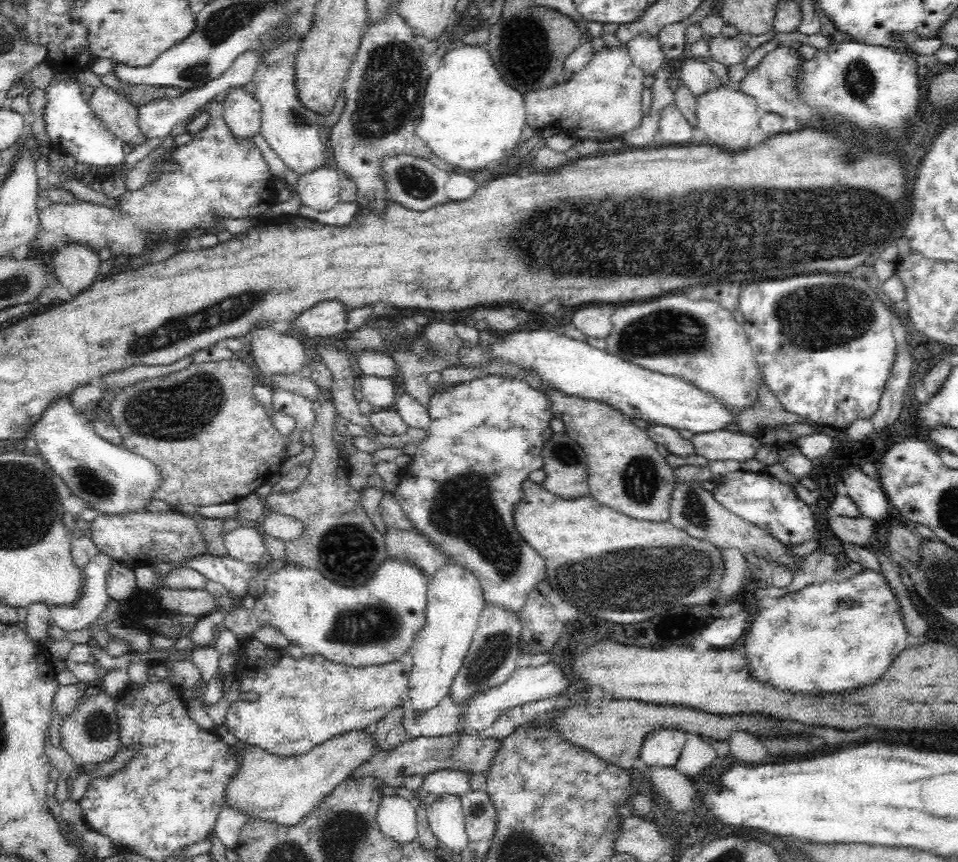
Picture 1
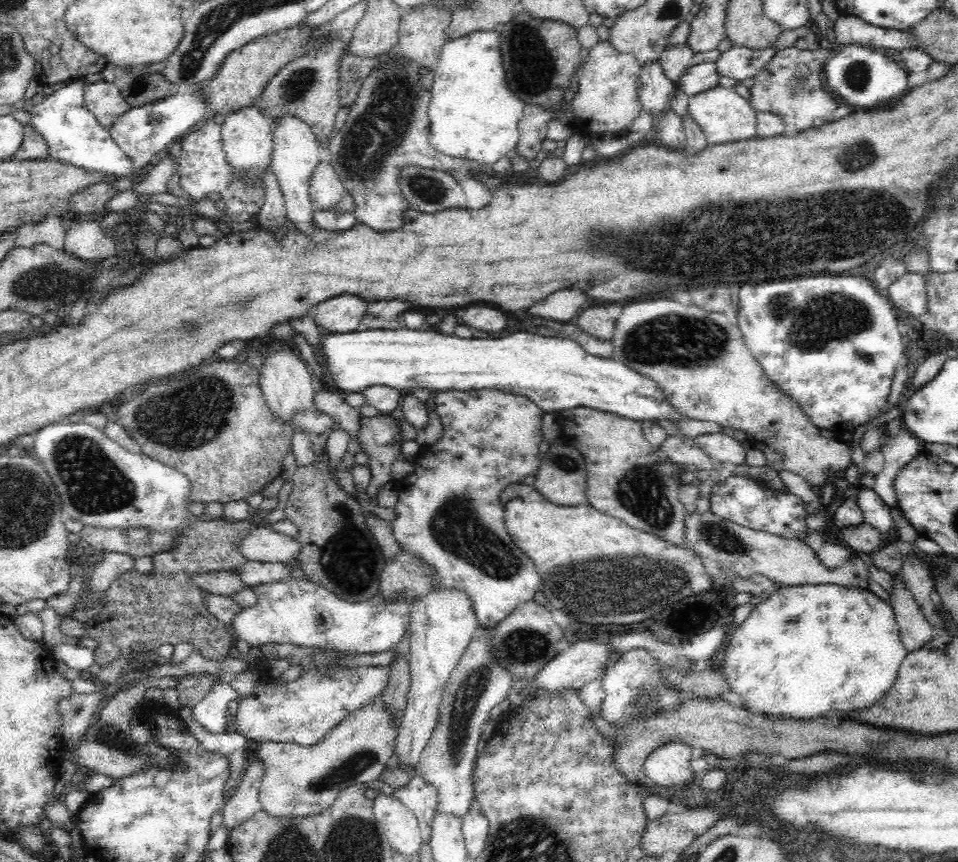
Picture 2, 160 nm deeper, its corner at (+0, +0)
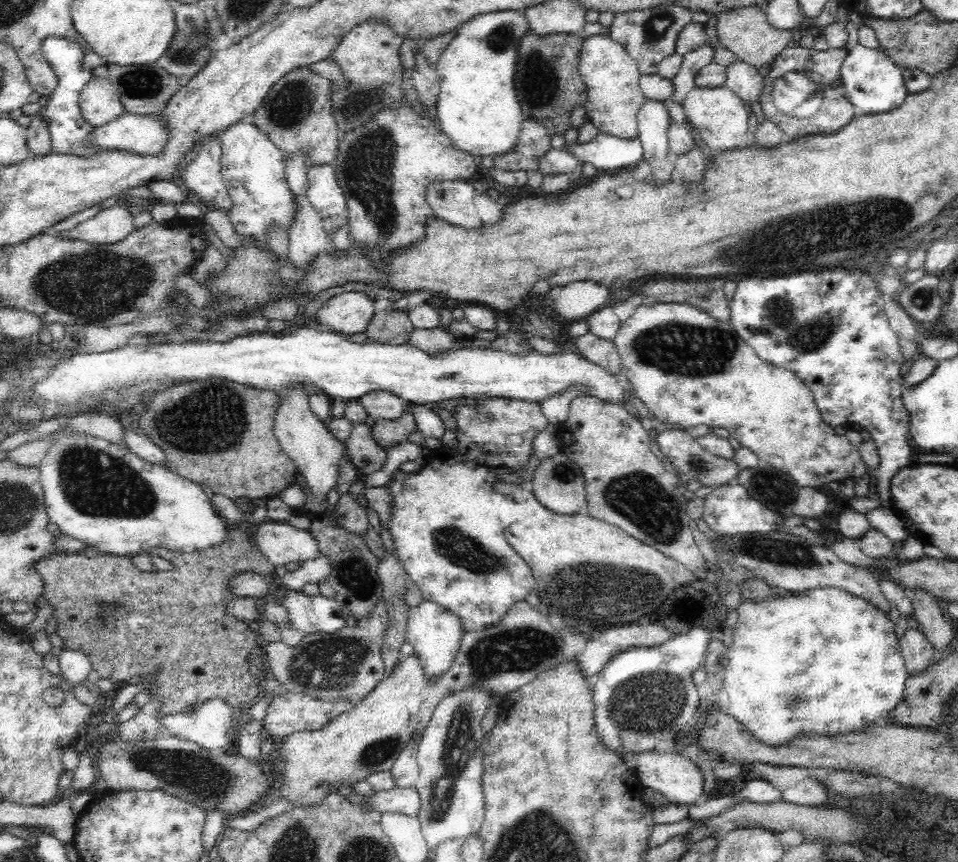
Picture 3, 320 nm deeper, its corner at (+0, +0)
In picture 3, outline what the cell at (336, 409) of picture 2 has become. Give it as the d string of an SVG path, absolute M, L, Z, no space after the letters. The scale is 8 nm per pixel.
M354 426L345 442L346 458L356 467L360 477L380 470L387 459L387 449L380 446L371 428Z

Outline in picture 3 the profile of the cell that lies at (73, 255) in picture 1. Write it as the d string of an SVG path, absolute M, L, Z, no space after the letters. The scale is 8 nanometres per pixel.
M125 204L98 211L96 216L77 224L66 232L66 237L89 244L120 243L135 230L134 217Z

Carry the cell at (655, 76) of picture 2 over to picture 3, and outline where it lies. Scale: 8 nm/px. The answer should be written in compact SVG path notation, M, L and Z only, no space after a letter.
M645 100L642 108L638 113L638 140L642 145L642 160L649 165L649 174L652 180L655 181L669 181L674 179L675 163L668 160L669 152L669 138L667 135L671 118L666 111L666 106L662 101Z

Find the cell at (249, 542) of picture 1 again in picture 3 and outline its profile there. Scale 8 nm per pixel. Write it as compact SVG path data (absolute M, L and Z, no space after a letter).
M265 521L253 527L251 533L256 548L277 572L321 555L309 530L294 528L287 522Z

